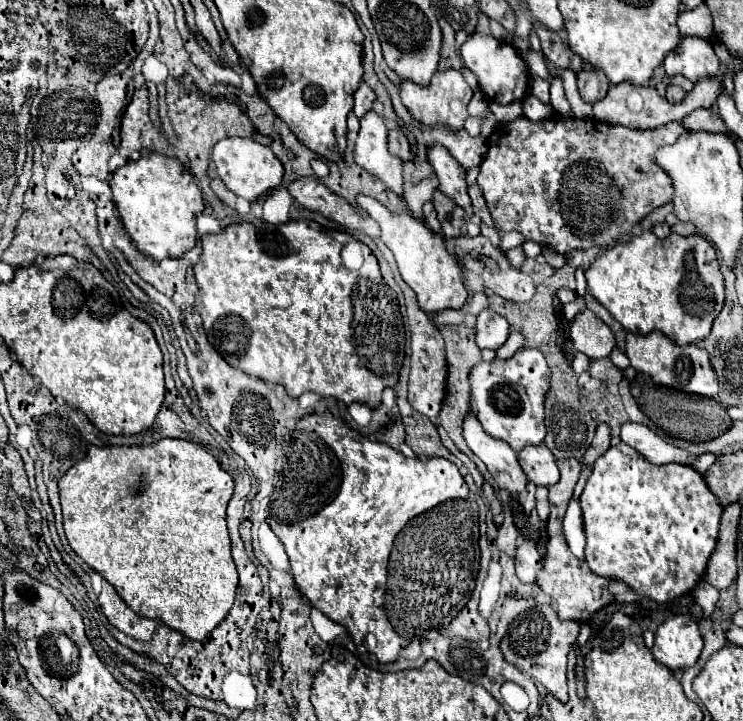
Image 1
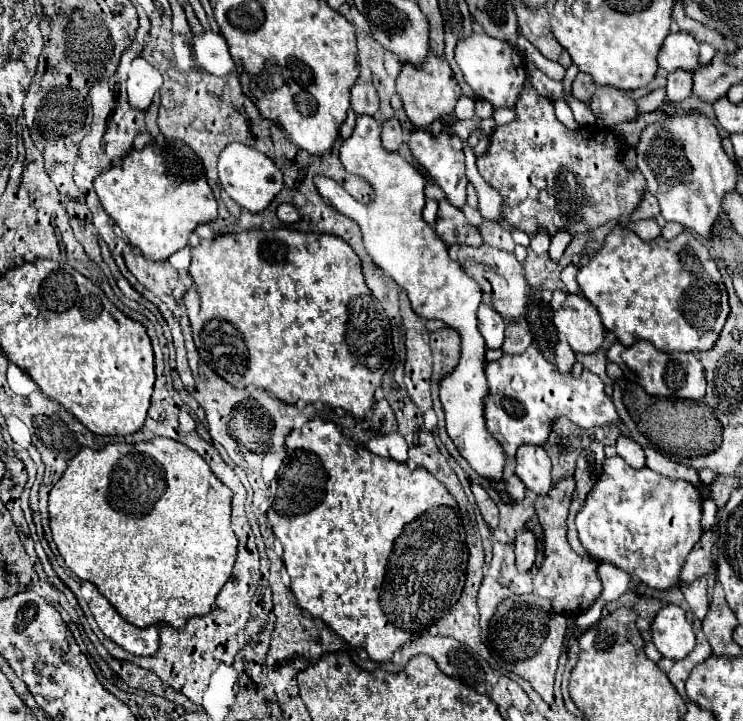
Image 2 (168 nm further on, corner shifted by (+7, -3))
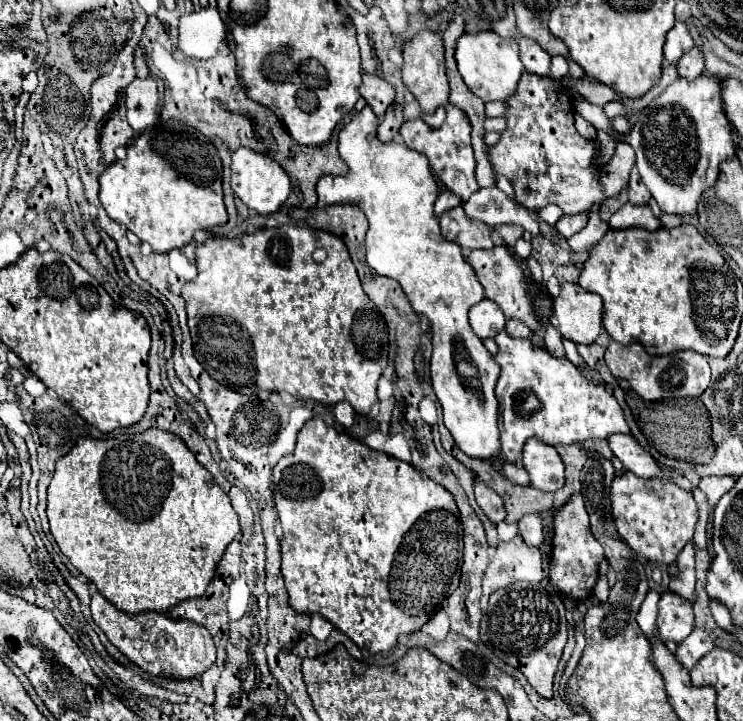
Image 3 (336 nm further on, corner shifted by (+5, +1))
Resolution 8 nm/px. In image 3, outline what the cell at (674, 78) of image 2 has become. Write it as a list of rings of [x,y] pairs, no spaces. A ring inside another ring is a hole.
[[[693,46],[679,62],[677,62],[677,68],[679,68],[679,76],[687,78],[687,80],[695,80],[703,70],[705,70],[705,58],[703,58],[703,52]]]

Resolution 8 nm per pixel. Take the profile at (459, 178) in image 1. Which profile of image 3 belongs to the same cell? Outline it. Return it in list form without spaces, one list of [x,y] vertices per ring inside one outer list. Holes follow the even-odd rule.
[[[447,104],[445,110],[447,110],[447,118],[439,128],[427,126],[421,118],[413,118],[401,126],[399,134],[411,150],[425,154],[429,158],[431,170],[439,176],[439,180],[445,184],[445,188],[449,188],[453,194],[457,194],[465,202],[473,192],[479,190],[477,180],[475,180],[477,160],[475,160],[473,146],[471,146],[471,124],[469,124],[469,118],[465,116],[465,112],[461,112],[461,108]]]

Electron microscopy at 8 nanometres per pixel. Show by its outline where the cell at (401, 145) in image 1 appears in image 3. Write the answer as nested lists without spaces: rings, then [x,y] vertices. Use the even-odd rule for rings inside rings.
[[[391,104],[379,124],[379,140],[381,142],[391,142],[397,138],[397,132],[401,128],[401,124],[405,122],[401,106],[399,104]]]

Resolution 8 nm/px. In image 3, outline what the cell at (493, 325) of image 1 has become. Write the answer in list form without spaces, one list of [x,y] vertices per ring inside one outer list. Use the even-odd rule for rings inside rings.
[[[483,298],[479,304],[475,304],[469,310],[469,322],[471,322],[473,332],[481,340],[485,340],[485,338],[495,338],[497,332],[501,332],[505,328],[507,320],[505,320],[501,308],[497,308],[497,304]]]

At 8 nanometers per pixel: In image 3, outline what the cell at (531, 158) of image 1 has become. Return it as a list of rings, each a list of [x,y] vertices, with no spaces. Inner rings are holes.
[[[525,72],[525,76],[521,76],[519,80],[517,92],[509,96],[505,104],[507,104],[507,114],[505,114],[507,128],[501,134],[501,140],[495,146],[491,146],[489,154],[495,172],[503,174],[513,184],[515,196],[525,208],[537,212],[547,204],[555,204],[565,214],[579,214],[579,212],[589,212],[595,202],[603,200],[599,176],[591,168],[595,160],[595,142],[585,140],[577,132],[573,124],[573,100],[569,90],[563,86],[563,82]]]

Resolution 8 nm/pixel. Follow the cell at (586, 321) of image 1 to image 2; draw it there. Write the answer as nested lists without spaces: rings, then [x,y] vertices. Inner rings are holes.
[[[569,294],[565,304],[553,314],[553,324],[557,326],[557,332],[567,338],[567,342],[573,348],[575,354],[593,354],[593,352],[601,350],[601,346],[603,346],[605,326],[603,326],[601,318],[599,318],[597,308],[591,302],[587,302],[585,296]]]

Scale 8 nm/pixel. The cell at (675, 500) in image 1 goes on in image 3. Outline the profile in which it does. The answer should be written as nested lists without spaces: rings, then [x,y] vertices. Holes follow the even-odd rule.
[[[623,472],[623,476],[613,480],[611,500],[617,530],[627,546],[639,556],[671,564],[677,558],[677,552],[681,552],[683,546],[693,538],[697,522],[697,506],[693,494],[677,488],[671,482],[645,480],[631,472]]]

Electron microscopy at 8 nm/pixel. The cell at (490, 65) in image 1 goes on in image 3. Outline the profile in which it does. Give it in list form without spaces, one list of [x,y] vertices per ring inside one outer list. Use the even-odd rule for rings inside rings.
[[[479,30],[479,32],[465,32],[457,40],[455,48],[455,60],[459,66],[459,74],[463,76],[467,88],[479,96],[483,102],[491,100],[507,100],[515,88],[517,82],[525,70],[523,62],[519,60],[519,46],[511,40],[501,40],[495,32]]]

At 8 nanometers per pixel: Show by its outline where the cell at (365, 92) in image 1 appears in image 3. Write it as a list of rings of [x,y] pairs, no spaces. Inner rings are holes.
[[[367,72],[363,74],[363,82],[359,86],[359,92],[379,118],[385,114],[385,110],[395,100],[395,88],[389,82],[385,82],[383,78],[367,74]]]

